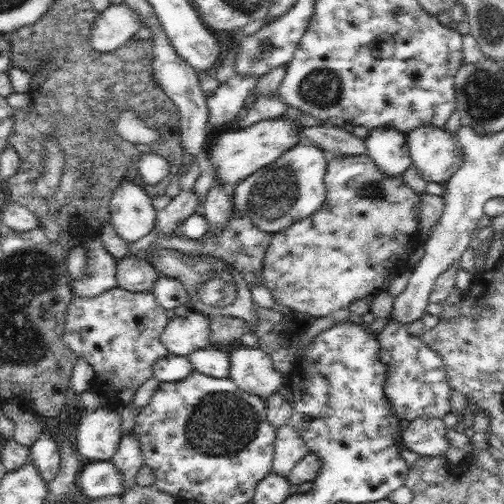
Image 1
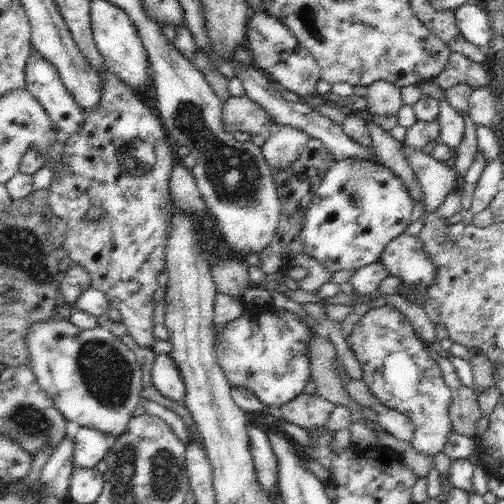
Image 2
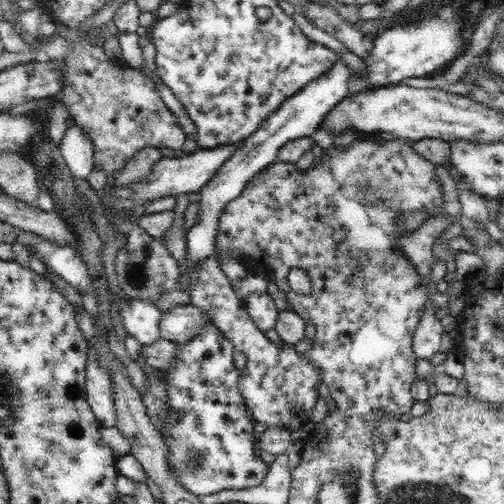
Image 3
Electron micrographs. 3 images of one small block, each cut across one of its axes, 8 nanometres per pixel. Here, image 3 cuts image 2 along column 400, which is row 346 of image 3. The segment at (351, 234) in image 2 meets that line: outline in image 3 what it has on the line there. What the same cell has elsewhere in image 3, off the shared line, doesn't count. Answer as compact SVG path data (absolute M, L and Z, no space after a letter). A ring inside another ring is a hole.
M204 324L200 334L178 346L178 356L168 366L168 408L160 434L168 446L168 466L188 492L210 496L220 490L254 490L268 474L268 466L254 456L254 418L246 412L240 390L242 370L234 364L234 344L214 324Z

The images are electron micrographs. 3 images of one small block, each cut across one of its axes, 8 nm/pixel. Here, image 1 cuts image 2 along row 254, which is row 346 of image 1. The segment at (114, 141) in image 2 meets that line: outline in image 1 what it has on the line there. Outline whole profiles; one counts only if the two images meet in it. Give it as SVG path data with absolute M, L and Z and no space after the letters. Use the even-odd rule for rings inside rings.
M121 288L105 290L93 298L73 298L65 312L65 330L63 330L63 342L71 352L77 354L77 358L87 360L87 364L95 370L95 384L93 388L97 392L115 394L115 402L121 406L127 406L129 402L121 402L119 394L133 388L137 390L143 382L153 378L153 364L161 356L167 356L165 344L161 344L161 334L169 324L169 318L163 314L165 308L155 302L151 292L127 292Z

